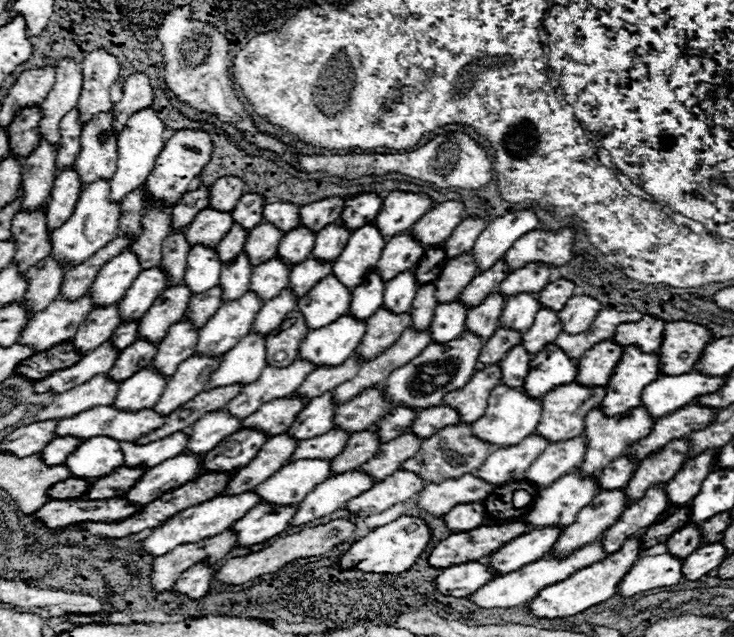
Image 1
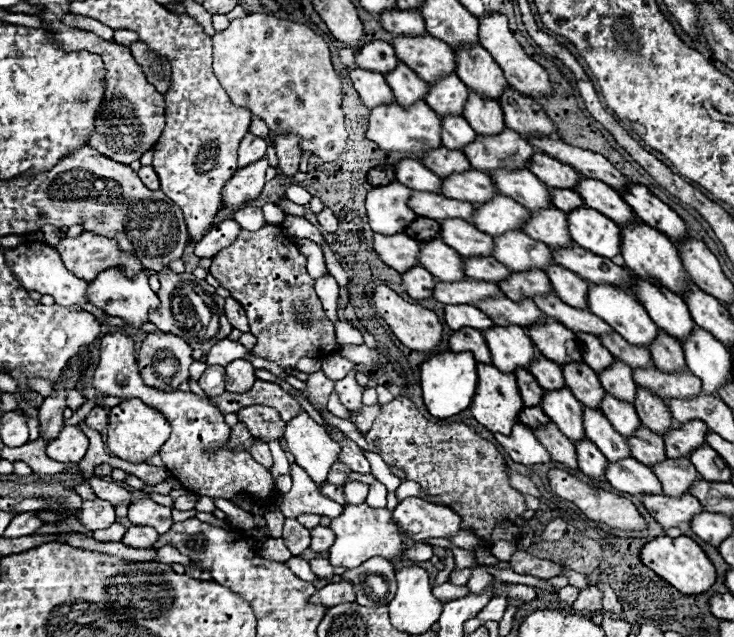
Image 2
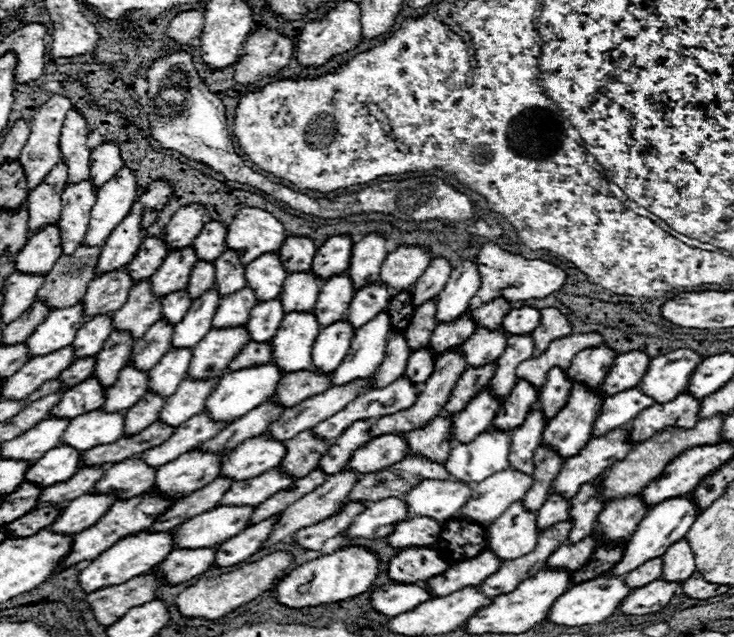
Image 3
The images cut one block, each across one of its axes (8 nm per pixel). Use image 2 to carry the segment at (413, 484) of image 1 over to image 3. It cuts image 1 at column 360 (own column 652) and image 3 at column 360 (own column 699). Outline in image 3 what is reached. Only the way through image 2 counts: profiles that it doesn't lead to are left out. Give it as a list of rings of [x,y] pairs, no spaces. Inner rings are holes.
[[[350,502],[350,504],[346,504],[344,510],[340,510],[340,514],[334,514],[334,518],[326,518],[326,522],[306,526],[306,528],[298,530],[298,534],[294,534],[292,538],[302,548],[320,550],[328,538],[342,534],[354,522],[354,518],[364,510],[366,510],[366,506],[362,502]]]

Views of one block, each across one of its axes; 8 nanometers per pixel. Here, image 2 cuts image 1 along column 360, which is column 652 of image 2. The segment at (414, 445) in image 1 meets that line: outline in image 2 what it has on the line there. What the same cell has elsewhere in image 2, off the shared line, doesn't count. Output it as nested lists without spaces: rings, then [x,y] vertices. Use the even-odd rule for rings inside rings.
[[[666,458],[664,462],[652,466],[652,470],[662,482],[662,492],[666,496],[686,494],[690,484],[700,476],[688,458]]]

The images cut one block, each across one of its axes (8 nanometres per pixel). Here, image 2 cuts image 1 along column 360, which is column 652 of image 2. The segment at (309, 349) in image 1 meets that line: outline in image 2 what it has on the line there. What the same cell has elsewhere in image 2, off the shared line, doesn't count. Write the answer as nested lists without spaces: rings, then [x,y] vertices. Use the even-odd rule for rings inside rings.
[[[588,282],[588,310],[608,322],[630,344],[648,346],[658,334],[658,326],[650,320],[644,306],[636,298],[632,298],[632,294],[624,294],[624,290],[614,290],[614,286],[592,286],[592,282]]]

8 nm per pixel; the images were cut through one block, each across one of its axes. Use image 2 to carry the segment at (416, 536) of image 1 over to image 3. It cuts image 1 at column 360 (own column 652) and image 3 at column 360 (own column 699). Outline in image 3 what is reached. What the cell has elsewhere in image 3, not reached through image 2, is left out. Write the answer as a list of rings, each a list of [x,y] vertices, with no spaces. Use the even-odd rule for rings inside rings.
[[[346,546],[332,554],[324,554],[316,560],[310,560],[288,576],[284,576],[278,586],[278,600],[292,608],[318,606],[326,602],[340,602],[342,598],[354,598],[354,594],[362,594],[370,590],[374,578],[380,574],[380,558],[378,554],[366,550],[364,546]]]

